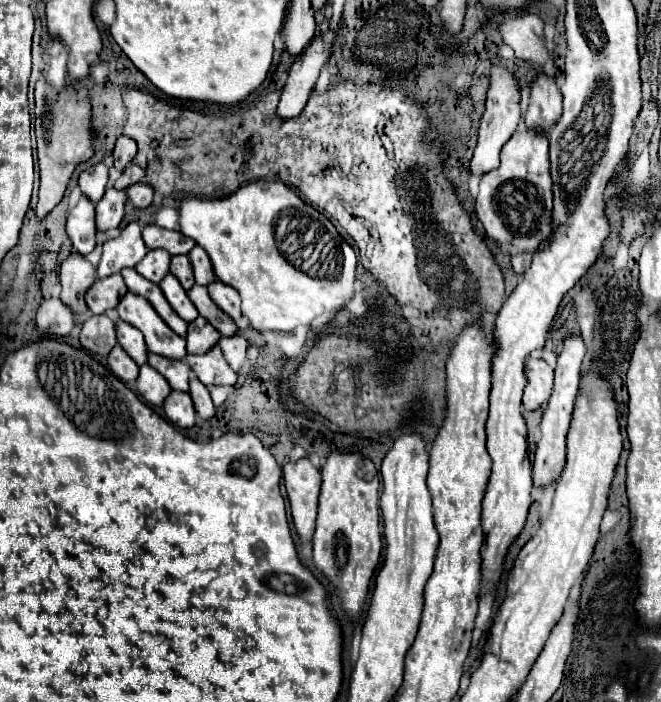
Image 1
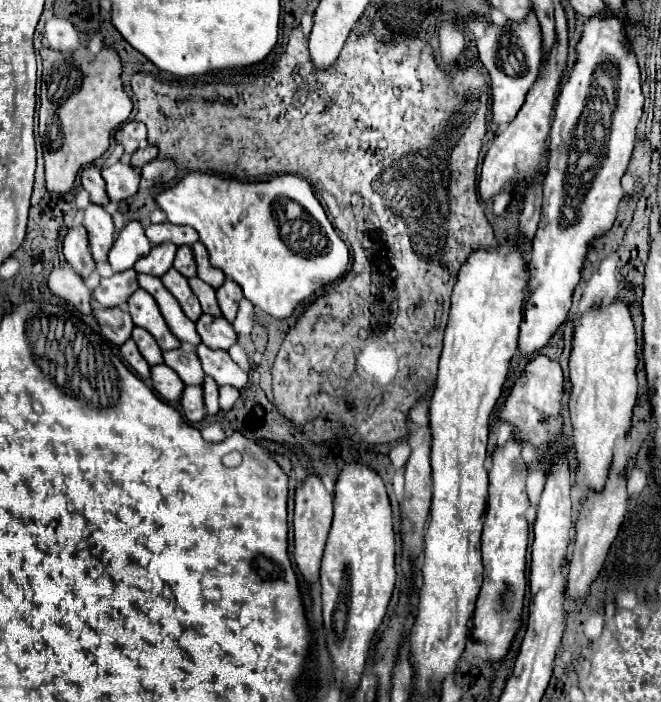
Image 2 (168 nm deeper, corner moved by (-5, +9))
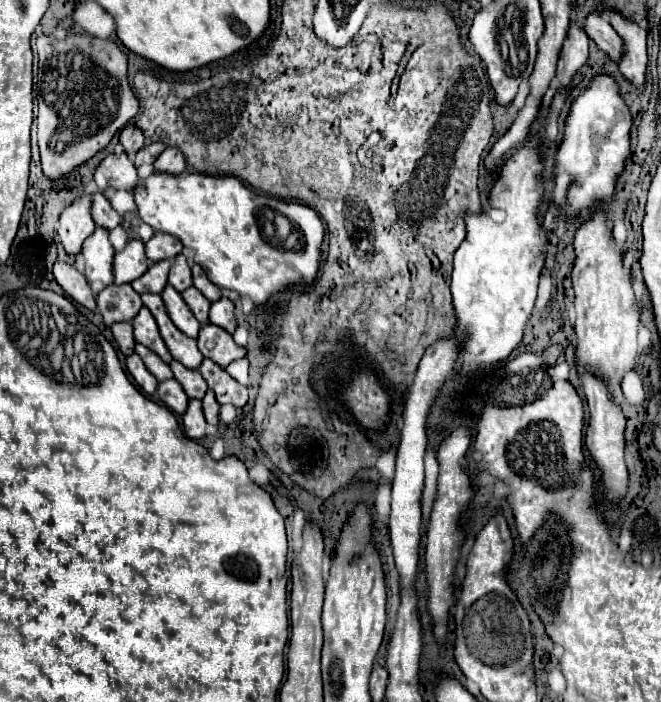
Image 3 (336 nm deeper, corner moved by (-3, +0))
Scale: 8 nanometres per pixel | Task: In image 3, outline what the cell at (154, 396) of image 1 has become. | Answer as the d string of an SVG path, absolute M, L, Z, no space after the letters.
M170 378L170 380L160 382L156 394L158 394L158 400L160 400L162 404L166 404L168 408L172 408L172 412L184 414L184 410L186 410L186 406L188 406L188 396L184 394L182 386L178 384L178 380Z

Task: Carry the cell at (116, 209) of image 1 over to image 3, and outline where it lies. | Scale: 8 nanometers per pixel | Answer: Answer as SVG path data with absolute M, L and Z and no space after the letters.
M110 154L100 162L94 180L104 194L106 190L132 190L136 184L136 168L126 154Z

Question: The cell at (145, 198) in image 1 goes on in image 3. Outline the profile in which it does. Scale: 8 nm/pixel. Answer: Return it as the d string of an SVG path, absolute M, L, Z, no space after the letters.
M166 148L154 162L154 172L176 176L176 174L182 174L184 170L186 170L184 156L176 148Z

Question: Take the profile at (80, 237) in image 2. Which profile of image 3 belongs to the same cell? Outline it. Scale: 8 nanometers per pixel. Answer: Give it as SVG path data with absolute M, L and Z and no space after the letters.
M82 196L60 216L58 236L64 250L70 256L80 256L84 240L94 232L94 228L96 224L90 216L90 196Z

